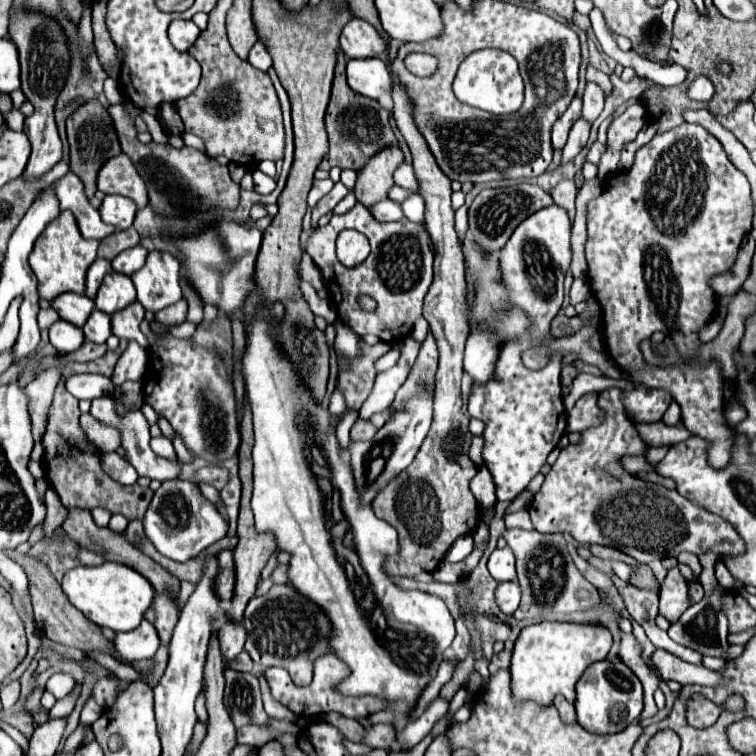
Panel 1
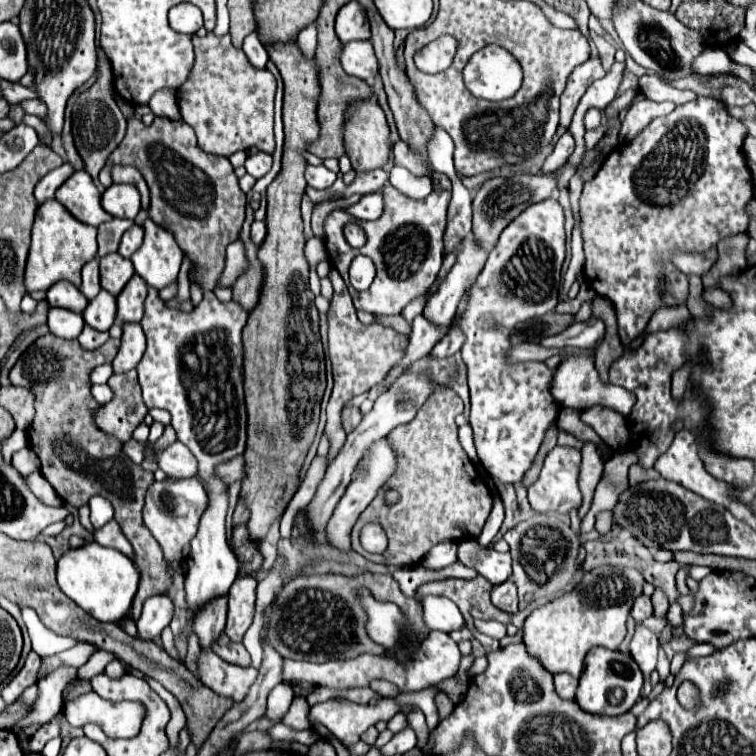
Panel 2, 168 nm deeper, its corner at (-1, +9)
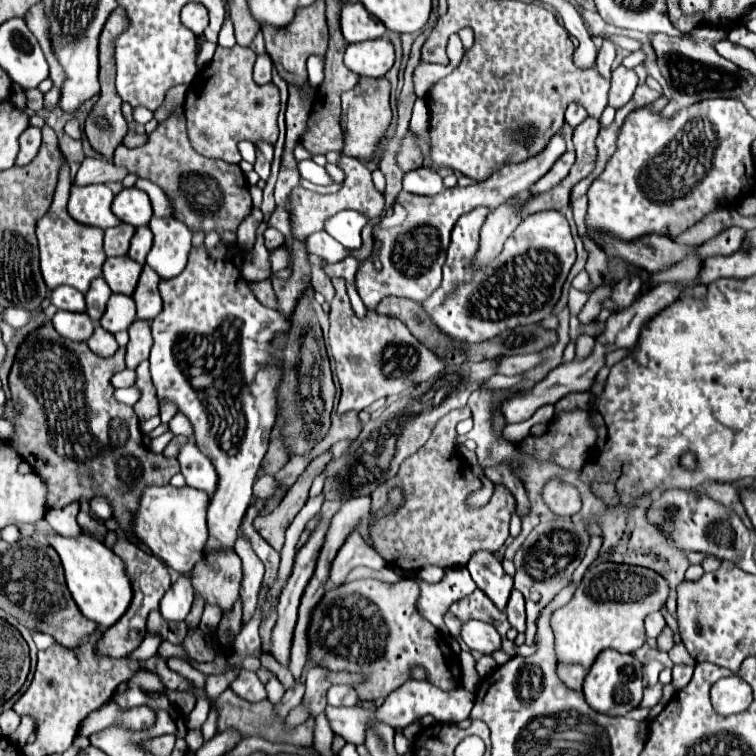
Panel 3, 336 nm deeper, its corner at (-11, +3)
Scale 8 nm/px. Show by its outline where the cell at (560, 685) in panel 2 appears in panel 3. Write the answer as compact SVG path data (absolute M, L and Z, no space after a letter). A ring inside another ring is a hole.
M558 662L558 664L556 664L556 674L560 676L560 680L562 680L568 688L572 688L572 690L582 690L586 670L584 670L580 664L564 664L564 662Z

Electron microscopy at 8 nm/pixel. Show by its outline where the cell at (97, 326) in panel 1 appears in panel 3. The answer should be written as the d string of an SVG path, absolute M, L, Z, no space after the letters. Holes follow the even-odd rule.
M112 294L106 306L106 312L100 320L100 326L112 334L120 330L128 330L128 326L136 320L136 306L132 296Z

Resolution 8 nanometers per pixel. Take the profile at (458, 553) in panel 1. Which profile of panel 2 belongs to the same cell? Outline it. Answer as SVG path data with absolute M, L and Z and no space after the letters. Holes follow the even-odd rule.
M444 540L440 544L436 544L422 560L422 566L424 568L444 568L444 566L450 566L458 562L458 542L454 540Z

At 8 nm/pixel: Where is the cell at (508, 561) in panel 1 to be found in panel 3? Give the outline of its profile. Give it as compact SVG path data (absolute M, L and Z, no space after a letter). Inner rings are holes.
M482 550L482 552L472 554L466 568L470 570L470 576L476 582L476 586L484 594L488 594L488 598L494 602L494 606L498 610L504 610L514 580L512 580L512 576L508 576L502 570L500 560L494 554L488 554Z

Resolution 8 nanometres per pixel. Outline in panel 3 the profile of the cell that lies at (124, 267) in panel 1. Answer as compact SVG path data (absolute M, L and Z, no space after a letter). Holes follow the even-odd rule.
M148 226L136 228L136 234L132 236L132 242L130 242L128 256L132 260L136 260L138 264L144 264L146 254L150 252L150 248L152 248L152 230Z

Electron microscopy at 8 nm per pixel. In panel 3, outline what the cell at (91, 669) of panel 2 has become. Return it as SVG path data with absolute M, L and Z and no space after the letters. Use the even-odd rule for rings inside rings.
M148 634L146 638L144 638L144 642L128 656L128 658L150 658L152 654L156 654L158 652L158 646L162 644L162 636L160 634Z

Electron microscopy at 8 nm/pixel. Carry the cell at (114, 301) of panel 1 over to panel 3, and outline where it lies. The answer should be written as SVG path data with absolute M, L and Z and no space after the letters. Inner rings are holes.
M128 256L106 258L102 266L102 276L106 284L110 286L110 290L116 294L126 294L126 296L132 296L136 282L140 278L140 272L142 272L142 266Z

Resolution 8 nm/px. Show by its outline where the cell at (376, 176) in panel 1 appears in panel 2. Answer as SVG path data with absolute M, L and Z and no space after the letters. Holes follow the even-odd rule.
M376 98L354 102L348 108L348 118L346 118L346 154L352 160L352 168L356 172L370 172L376 168L382 168L388 158L390 158L390 128L386 122L386 116L382 108L378 106Z

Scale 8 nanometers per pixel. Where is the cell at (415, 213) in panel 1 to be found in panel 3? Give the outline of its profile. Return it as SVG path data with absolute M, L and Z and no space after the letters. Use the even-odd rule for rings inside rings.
M422 166L420 170L412 170L404 174L404 190L412 194L422 194L422 196L432 196L444 190L442 176L434 172L428 166Z

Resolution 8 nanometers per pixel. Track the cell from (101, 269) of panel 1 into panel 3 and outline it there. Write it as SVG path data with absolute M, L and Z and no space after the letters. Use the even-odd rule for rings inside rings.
M96 278L90 284L90 290L86 292L86 314L94 320L94 324L100 322L104 310L106 310L106 302L110 298L110 290L108 284L104 282L104 278Z

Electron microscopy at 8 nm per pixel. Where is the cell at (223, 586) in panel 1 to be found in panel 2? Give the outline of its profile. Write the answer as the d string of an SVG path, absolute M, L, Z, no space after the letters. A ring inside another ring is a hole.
M246 524L234 528L234 532L232 532L232 550L238 558L238 576L248 576L250 572L260 568L262 554L258 550L258 544L254 544L250 540Z

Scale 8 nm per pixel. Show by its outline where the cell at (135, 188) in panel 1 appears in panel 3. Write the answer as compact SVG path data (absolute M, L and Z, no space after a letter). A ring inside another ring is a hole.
M140 178L140 180L136 182L136 188L144 190L144 192L150 196L152 208L154 208L154 216L172 216L172 212L174 212L174 210L172 210L172 202L170 202L170 198L164 194L164 190L160 190L158 184Z

